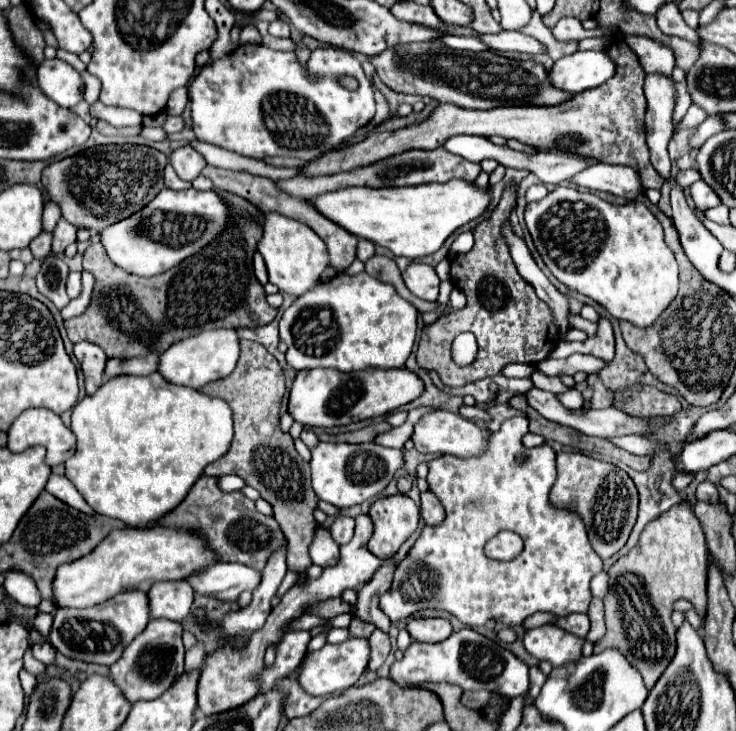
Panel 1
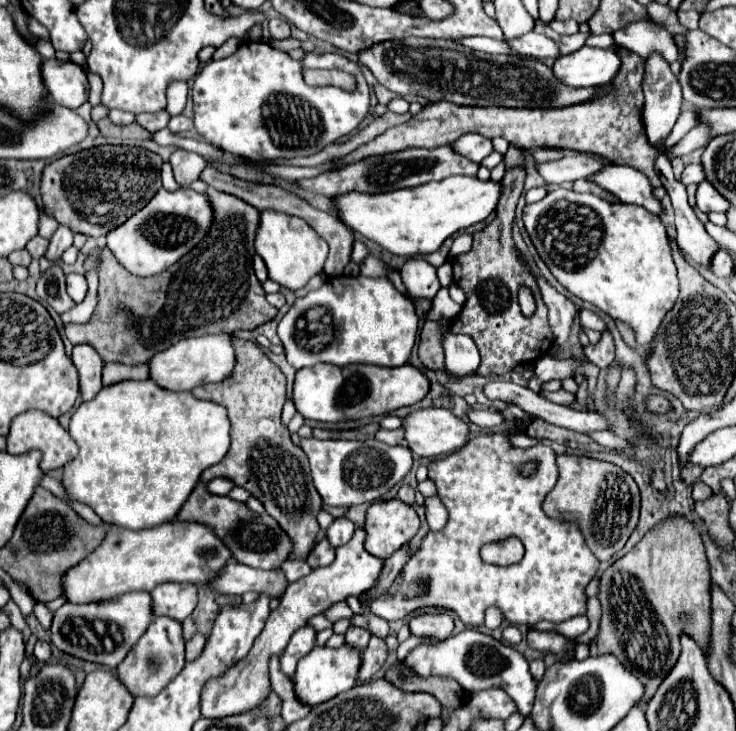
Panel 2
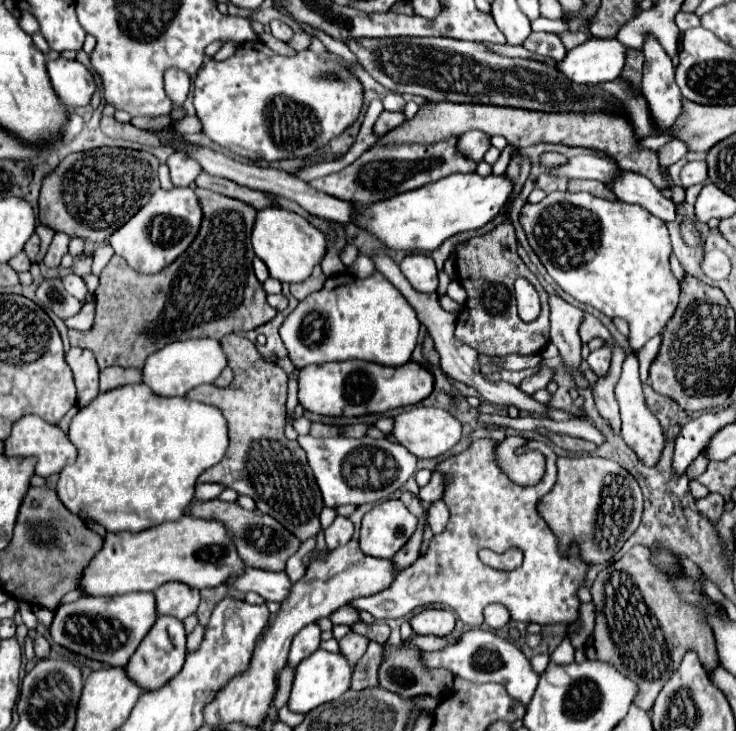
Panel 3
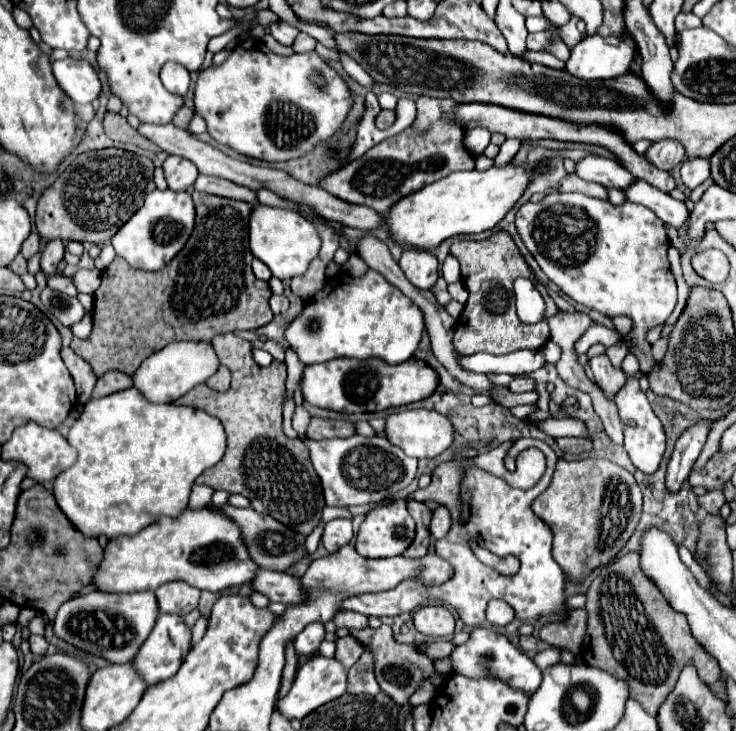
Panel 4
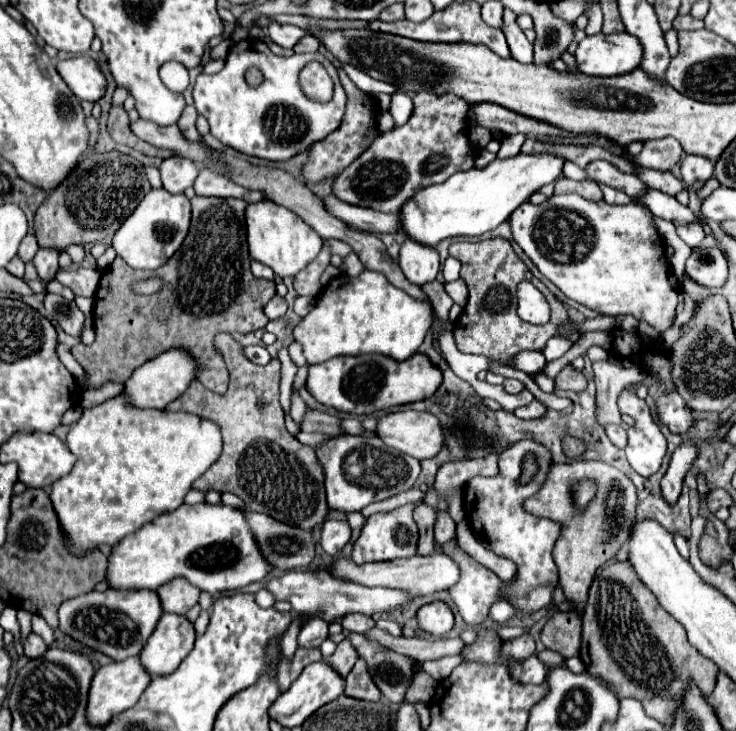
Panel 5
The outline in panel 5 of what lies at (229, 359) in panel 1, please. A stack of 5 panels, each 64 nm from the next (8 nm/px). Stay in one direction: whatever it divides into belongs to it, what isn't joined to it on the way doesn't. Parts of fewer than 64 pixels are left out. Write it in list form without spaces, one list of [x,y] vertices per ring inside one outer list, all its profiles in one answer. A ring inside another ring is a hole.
[[[172,348],[172,350],[156,356],[154,360],[148,360],[140,368],[136,368],[136,372],[124,382],[122,394],[128,398],[130,406],[134,406],[134,408],[164,410],[172,400],[176,400],[188,388],[188,384],[196,378],[196,372],[198,372],[198,366],[188,356],[188,352]]]

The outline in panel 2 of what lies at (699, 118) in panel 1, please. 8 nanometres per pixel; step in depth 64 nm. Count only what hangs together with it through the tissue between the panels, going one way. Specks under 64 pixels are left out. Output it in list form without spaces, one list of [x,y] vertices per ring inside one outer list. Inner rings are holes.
[[[695,109],[684,110],[671,133],[665,138],[662,145],[664,148],[673,146],[678,143],[689,131],[699,124],[698,114]]]

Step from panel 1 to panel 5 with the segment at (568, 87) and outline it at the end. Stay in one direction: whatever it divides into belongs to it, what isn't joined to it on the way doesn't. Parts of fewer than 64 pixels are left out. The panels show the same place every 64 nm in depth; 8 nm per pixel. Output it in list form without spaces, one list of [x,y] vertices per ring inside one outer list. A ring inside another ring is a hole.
[[[628,34],[586,36],[576,50],[580,72],[588,76],[618,76],[640,66],[640,42]]]

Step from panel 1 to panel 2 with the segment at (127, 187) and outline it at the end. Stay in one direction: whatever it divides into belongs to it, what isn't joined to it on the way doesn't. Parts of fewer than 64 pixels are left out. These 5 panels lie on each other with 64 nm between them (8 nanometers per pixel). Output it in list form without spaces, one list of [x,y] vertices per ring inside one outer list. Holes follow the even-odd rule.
[[[96,146],[90,150],[82,150],[78,154],[64,156],[44,168],[40,182],[44,212],[56,218],[58,224],[72,228],[72,232],[80,232],[94,238],[106,236],[112,228],[118,228],[130,216],[142,210],[150,202],[150,198],[158,192],[158,188],[162,188],[160,166],[162,158],[158,154],[134,146]]]

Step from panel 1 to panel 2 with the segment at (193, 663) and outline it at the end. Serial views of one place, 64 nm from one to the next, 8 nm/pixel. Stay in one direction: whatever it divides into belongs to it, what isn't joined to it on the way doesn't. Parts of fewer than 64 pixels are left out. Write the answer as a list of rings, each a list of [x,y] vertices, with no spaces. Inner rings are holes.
[[[196,632],[196,634],[186,642],[186,660],[196,660],[198,654],[202,652],[204,644],[206,644],[206,638],[200,636],[200,632]]]

